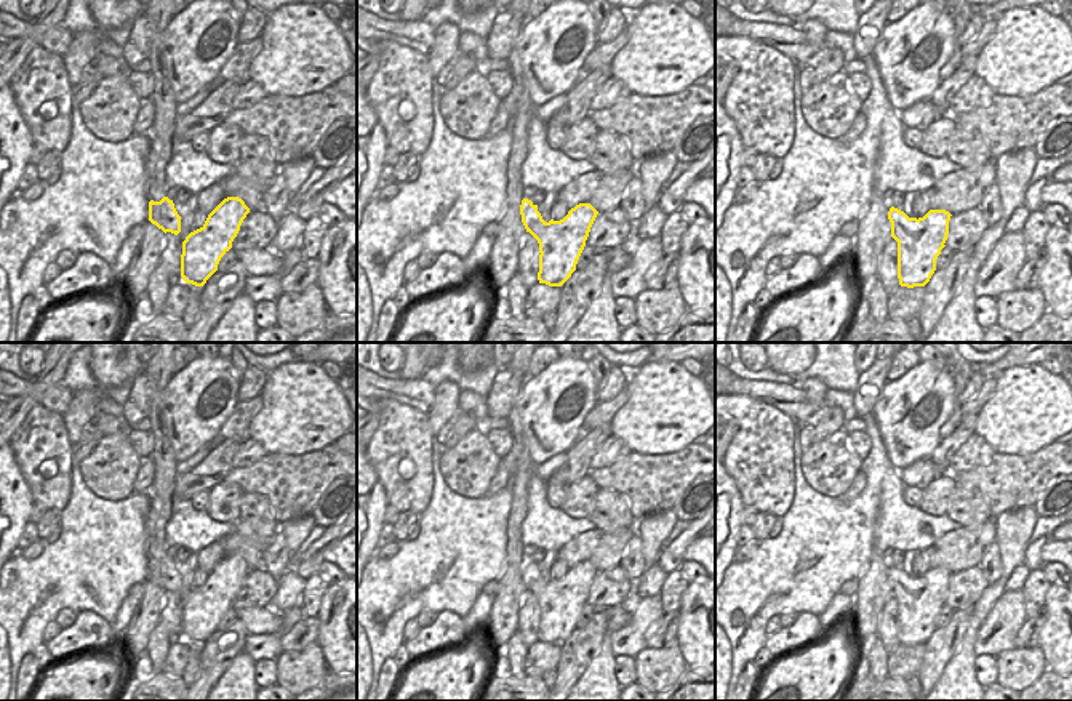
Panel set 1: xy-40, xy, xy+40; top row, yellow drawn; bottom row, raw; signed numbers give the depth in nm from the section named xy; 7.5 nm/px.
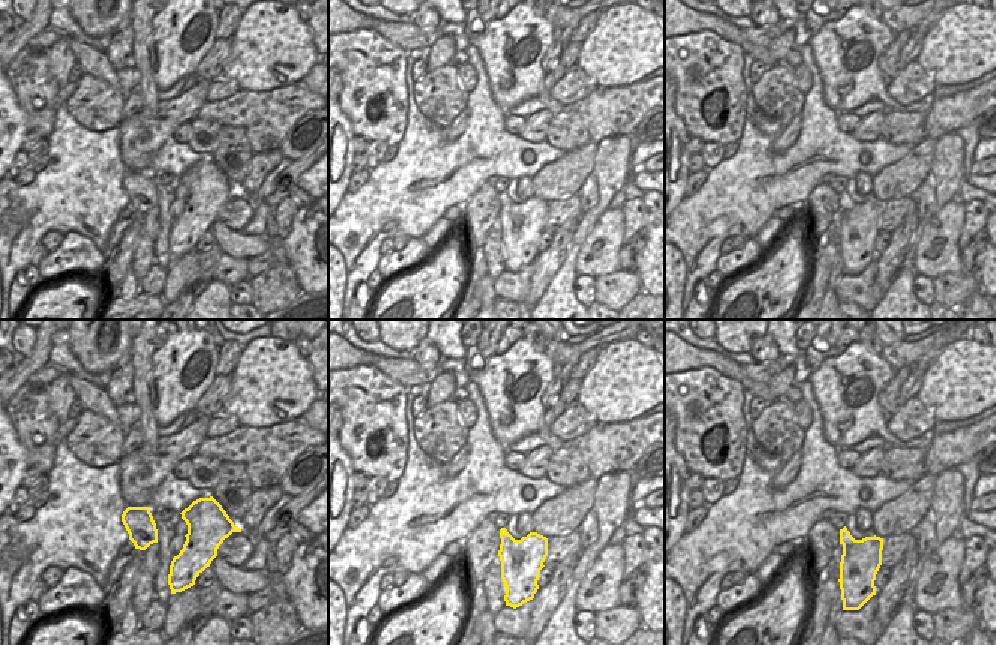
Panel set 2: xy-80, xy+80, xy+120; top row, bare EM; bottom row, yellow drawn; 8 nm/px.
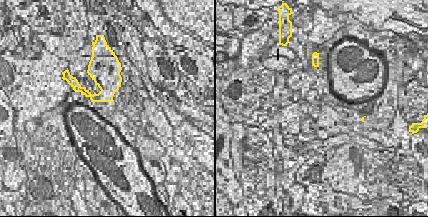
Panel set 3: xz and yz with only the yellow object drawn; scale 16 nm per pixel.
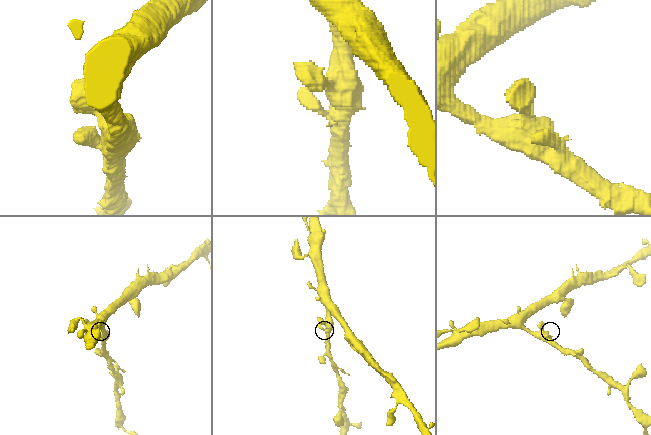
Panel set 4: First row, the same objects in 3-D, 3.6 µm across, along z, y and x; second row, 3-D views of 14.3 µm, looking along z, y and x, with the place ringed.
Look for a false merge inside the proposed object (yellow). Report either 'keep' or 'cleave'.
keep

